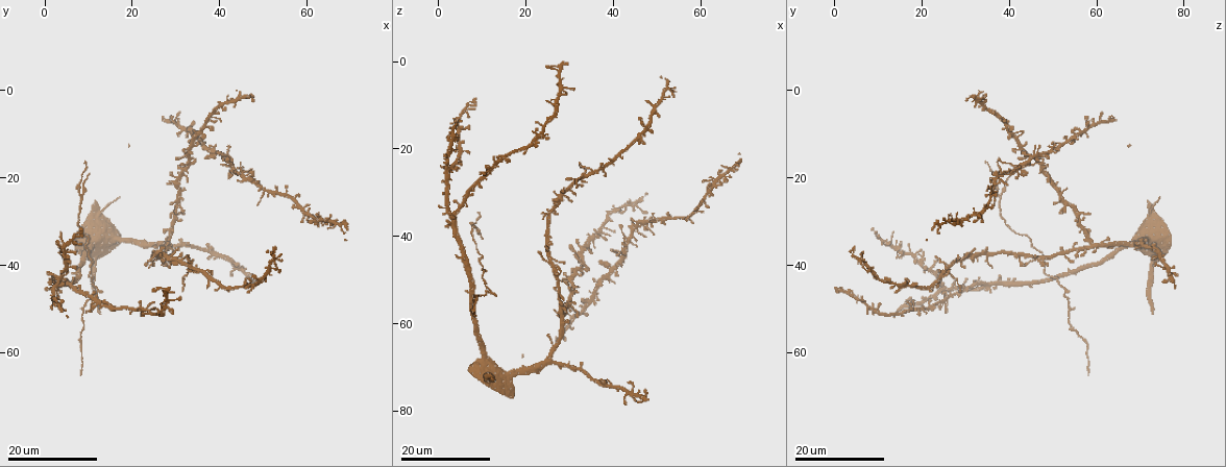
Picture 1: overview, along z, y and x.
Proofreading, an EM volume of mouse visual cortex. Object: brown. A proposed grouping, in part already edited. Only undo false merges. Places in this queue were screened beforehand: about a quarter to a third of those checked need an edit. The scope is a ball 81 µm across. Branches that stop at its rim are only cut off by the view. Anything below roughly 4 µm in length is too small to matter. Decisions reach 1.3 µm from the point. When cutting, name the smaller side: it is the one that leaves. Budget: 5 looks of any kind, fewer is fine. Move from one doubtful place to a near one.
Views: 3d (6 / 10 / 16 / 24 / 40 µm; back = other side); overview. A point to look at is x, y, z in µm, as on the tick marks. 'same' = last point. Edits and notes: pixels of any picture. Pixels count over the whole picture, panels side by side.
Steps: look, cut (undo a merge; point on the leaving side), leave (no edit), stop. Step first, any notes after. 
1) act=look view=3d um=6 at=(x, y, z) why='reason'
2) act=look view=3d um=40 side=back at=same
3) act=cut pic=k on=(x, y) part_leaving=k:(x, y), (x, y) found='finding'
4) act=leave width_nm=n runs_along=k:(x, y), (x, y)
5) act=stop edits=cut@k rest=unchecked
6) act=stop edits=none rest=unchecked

act=look view=3d um=24 at=(43.5, 17.5, 41.0) why='four arms meet'

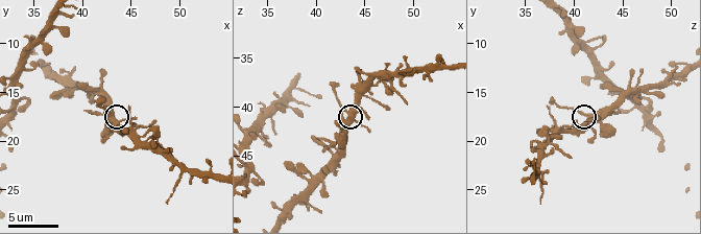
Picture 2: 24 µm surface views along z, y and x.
act=look view=3d um=6 at=(43.0, 17.6, 41.4) why='zoom in'

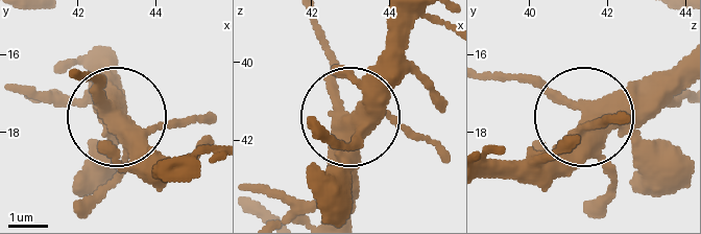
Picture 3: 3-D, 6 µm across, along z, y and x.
act=leave found='one cell here'

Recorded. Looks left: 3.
act=look view=3d um=16 at=(34.0, 41.0, 26.5) why='thin arm on a thick one'

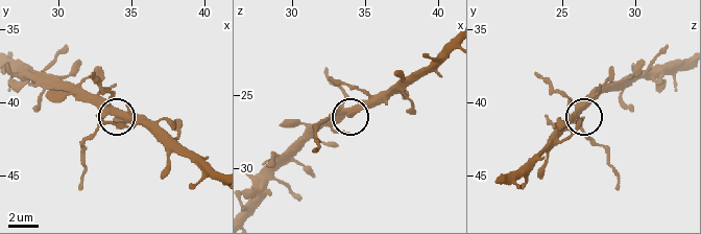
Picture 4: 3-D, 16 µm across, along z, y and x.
act=look view=3d um=6 at=(33.2, 40.6, 26.2)

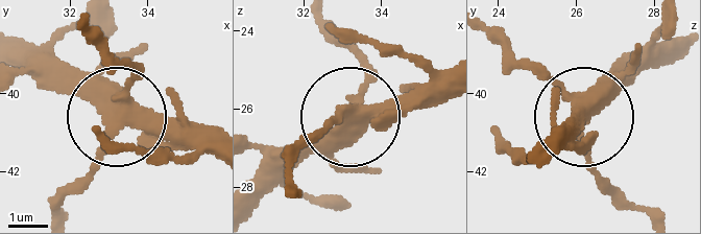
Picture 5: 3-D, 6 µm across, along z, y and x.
act=look view=3d um=6 side=back at=(33.30, 40.75, 26.10)

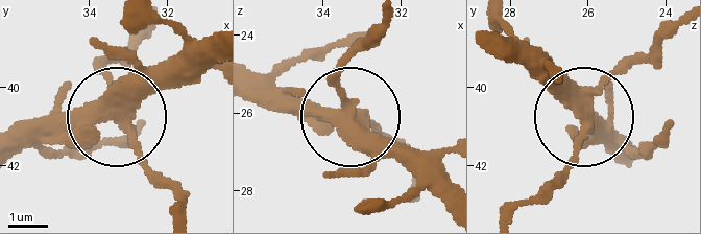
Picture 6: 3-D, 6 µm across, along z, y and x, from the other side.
act=cut pic=6 on=(95, 67) part_leaving=6:(117, 118), (137, 155), (173, 185), (177, 214) found='a second cell is stuck on'

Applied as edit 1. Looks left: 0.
act=stop edits=cut@6 rest=unchecked

